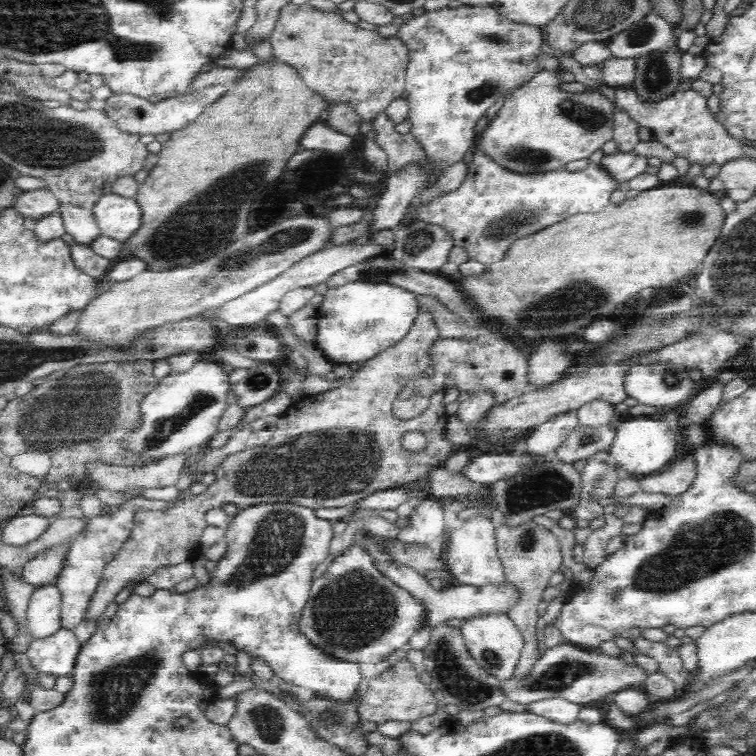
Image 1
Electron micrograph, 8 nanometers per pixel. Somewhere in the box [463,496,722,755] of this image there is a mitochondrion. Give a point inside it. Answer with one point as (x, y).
(558, 676)

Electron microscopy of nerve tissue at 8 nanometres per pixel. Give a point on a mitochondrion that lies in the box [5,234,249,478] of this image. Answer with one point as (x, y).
(87, 406)

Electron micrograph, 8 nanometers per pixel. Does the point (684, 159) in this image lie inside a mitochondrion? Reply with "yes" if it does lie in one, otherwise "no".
no

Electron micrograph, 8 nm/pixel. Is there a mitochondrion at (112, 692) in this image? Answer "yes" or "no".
yes

